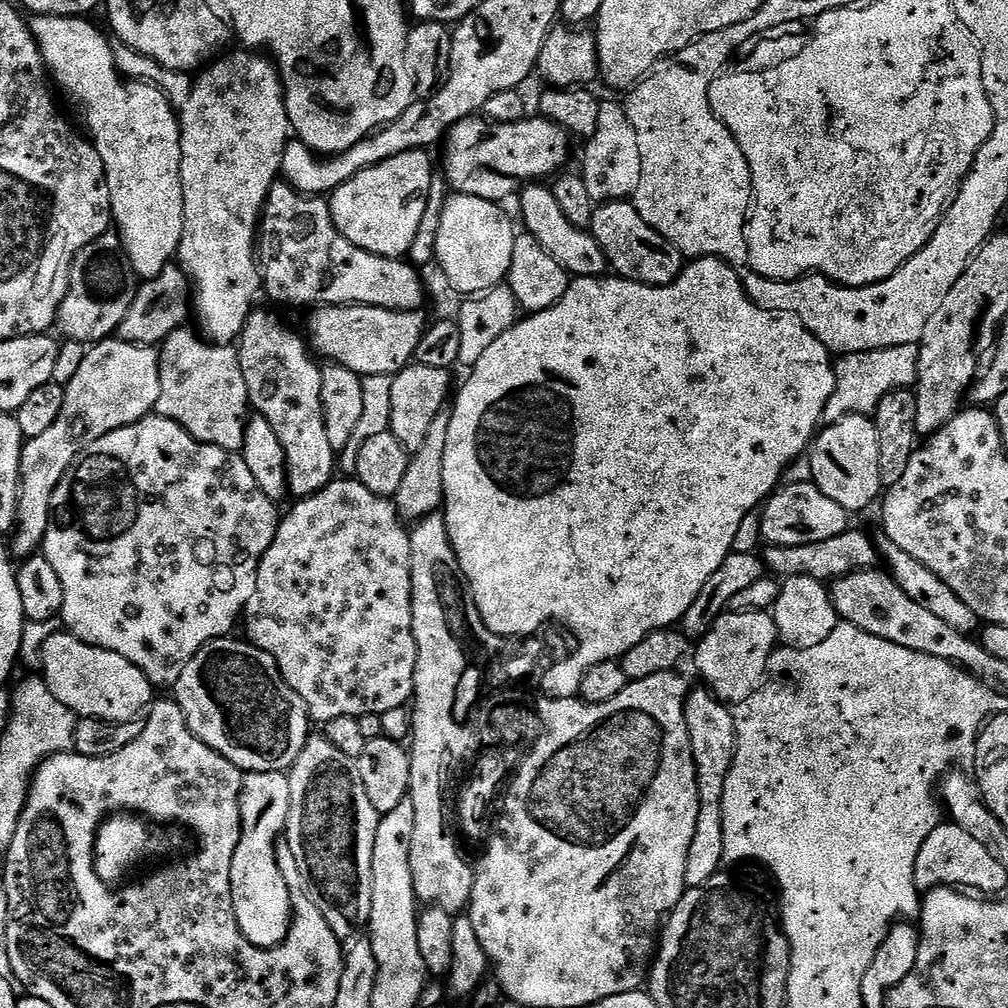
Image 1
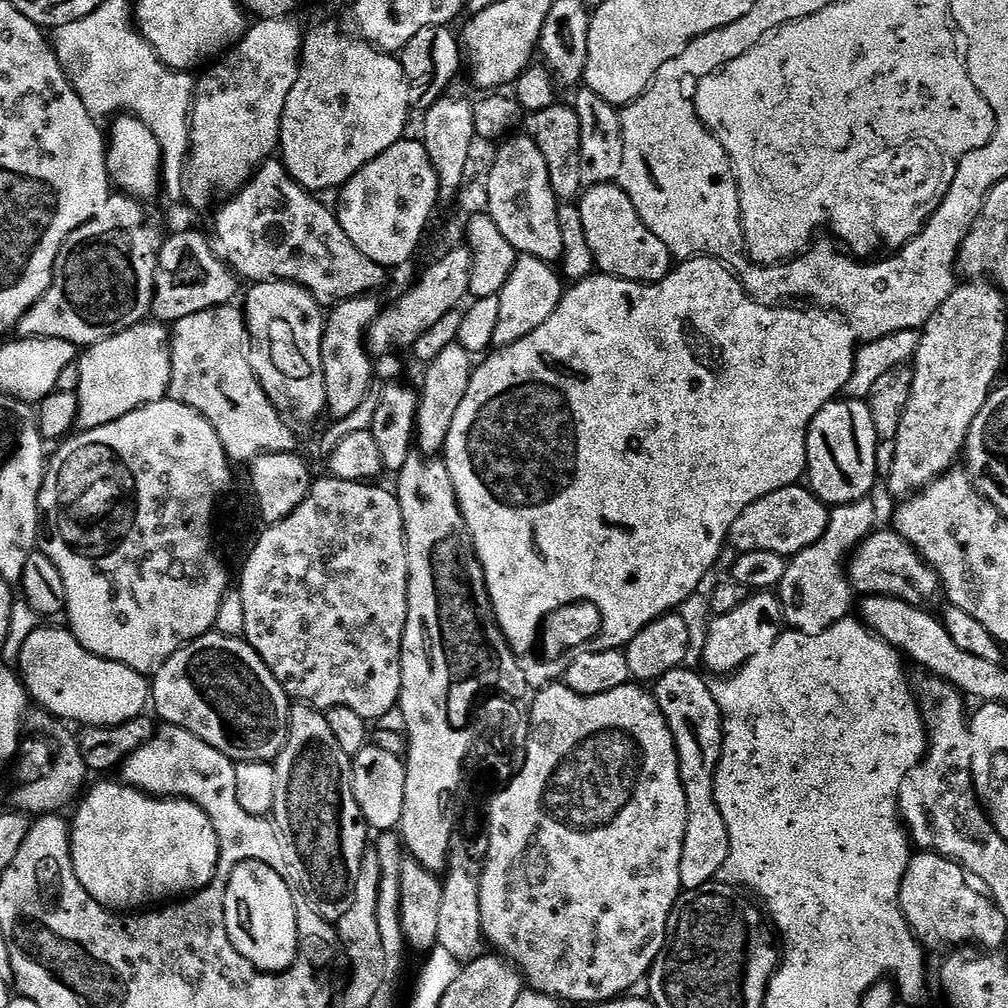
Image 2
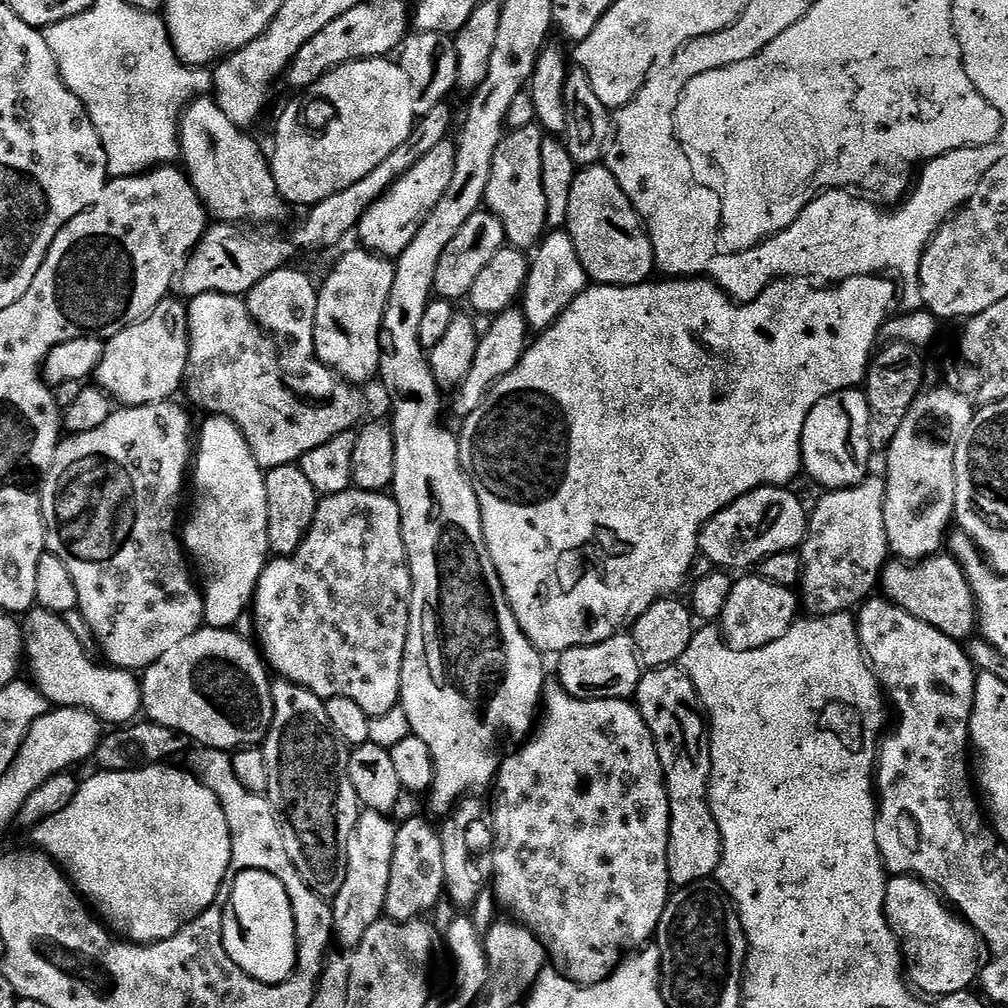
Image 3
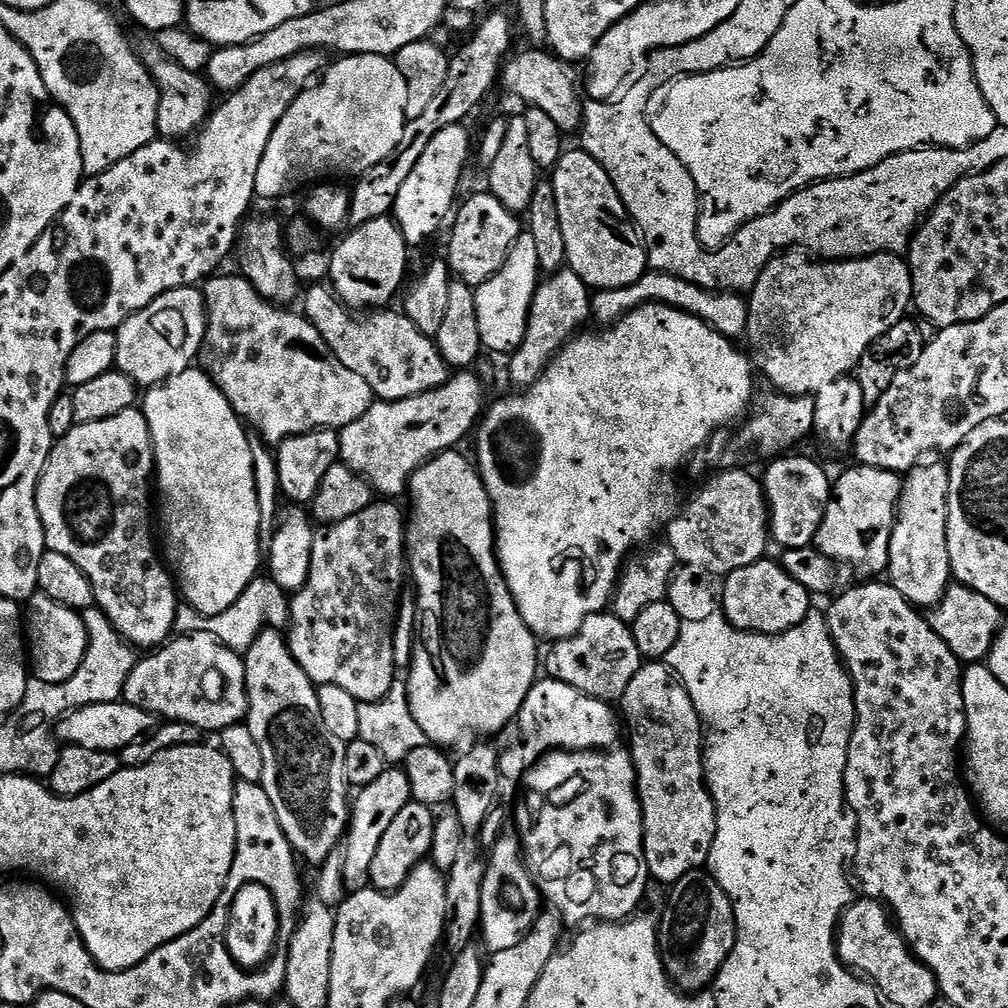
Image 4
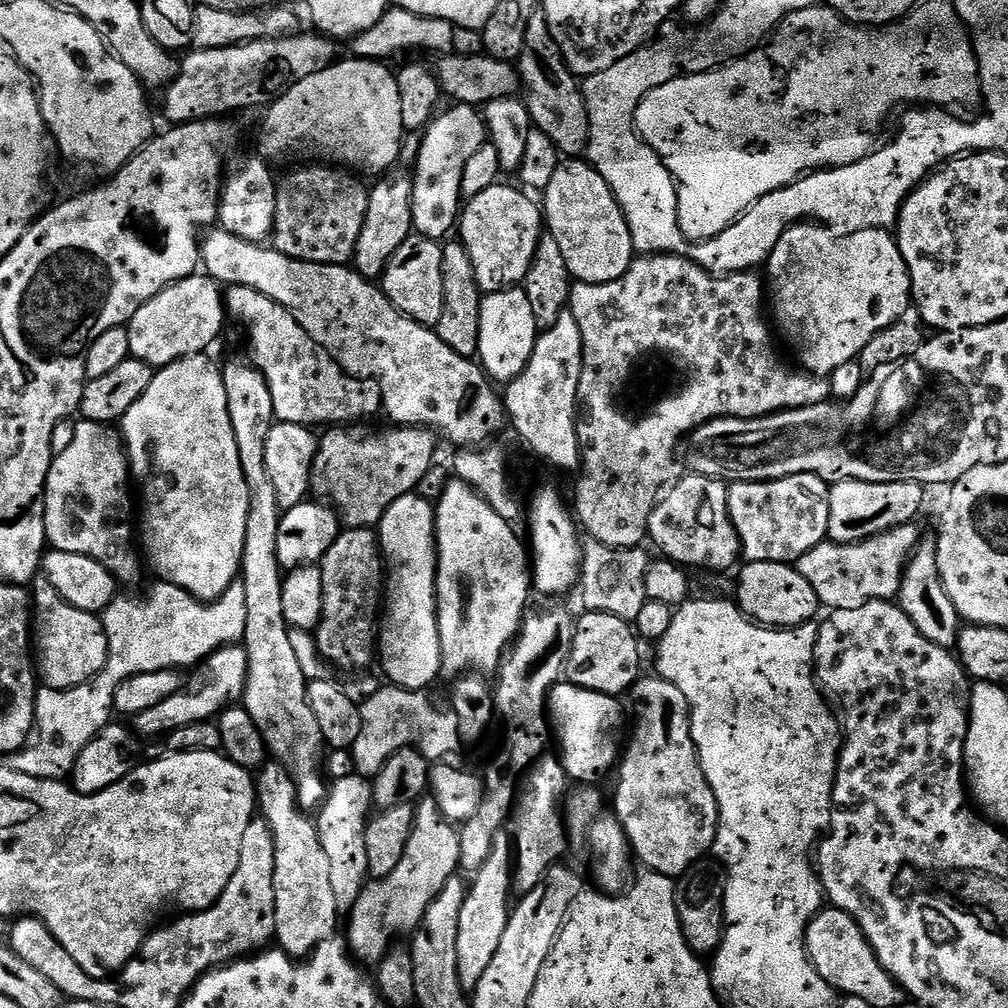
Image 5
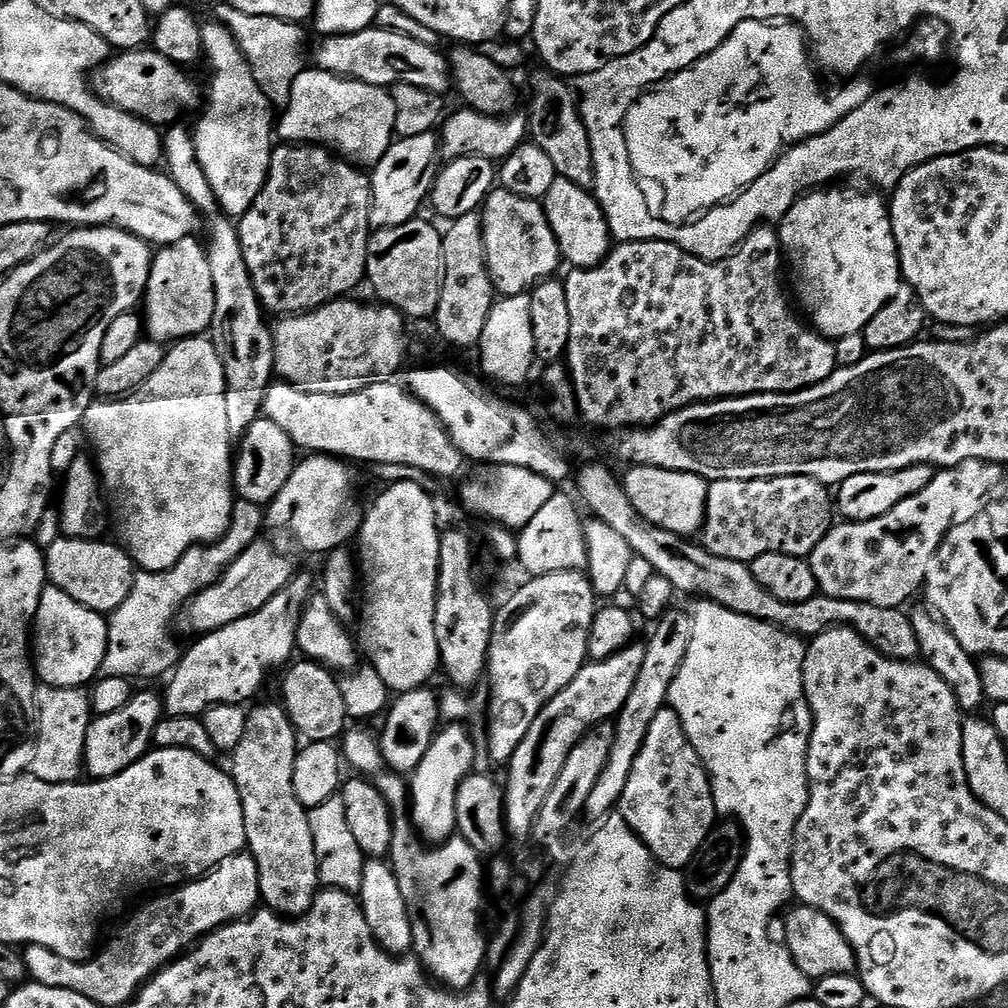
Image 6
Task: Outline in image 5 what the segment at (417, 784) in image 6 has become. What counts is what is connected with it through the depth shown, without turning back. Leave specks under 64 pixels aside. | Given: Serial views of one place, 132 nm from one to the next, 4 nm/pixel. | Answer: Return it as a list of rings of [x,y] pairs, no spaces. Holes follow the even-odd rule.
[[[431,798],[421,799],[420,802],[414,808],[402,860],[386,878],[369,879],[362,894],[358,894],[358,902],[354,902],[351,912],[347,913],[348,947],[361,965],[379,965],[380,959],[399,941],[396,940],[399,936],[407,937],[415,933],[430,902],[460,868],[459,831],[444,819]]]

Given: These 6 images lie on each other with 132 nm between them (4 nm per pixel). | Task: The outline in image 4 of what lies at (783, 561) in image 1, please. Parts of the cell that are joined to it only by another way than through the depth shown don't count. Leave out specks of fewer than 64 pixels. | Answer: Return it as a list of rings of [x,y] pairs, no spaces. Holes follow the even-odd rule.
[[[951,583],[948,585],[946,594],[940,601],[927,613],[928,625],[950,646],[952,653],[960,659],[961,665],[979,664],[987,661],[992,643],[996,640],[996,635],[1002,627],[1002,609],[986,594],[978,594],[978,590],[967,588],[965,584]]]

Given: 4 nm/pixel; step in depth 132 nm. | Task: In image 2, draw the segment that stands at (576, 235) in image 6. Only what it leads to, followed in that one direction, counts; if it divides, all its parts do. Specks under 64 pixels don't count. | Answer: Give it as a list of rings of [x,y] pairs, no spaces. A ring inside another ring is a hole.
[[[619,183],[593,184],[579,201],[582,227],[586,230],[586,246],[590,246],[592,263],[603,275],[633,280],[639,284],[656,284],[674,267],[674,258],[666,250],[666,242],[658,238],[638,218],[634,202],[620,189]]]

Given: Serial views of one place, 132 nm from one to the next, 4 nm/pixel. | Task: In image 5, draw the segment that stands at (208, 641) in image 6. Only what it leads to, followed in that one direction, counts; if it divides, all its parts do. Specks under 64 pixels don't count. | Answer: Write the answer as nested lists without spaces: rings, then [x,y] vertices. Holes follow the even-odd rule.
[[[225,646],[212,653],[206,661],[208,669],[204,672],[204,681],[193,688],[185,687],[175,692],[170,698],[158,702],[158,706],[150,706],[150,710],[142,710],[134,718],[134,731],[137,737],[164,738],[169,732],[182,726],[202,724],[219,717],[225,708],[235,705],[244,699],[244,687],[248,677],[248,650],[243,646]]]

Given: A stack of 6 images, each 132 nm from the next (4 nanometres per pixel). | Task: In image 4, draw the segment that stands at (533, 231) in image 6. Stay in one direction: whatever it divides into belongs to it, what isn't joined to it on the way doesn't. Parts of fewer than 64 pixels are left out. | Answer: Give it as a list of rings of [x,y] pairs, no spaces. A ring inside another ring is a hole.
[[[483,191],[455,209],[454,219],[451,221],[452,237],[448,240],[446,253],[453,277],[470,285],[473,290],[486,282],[506,262],[507,255],[522,231],[521,217],[502,206],[502,202],[498,202],[491,191]]]

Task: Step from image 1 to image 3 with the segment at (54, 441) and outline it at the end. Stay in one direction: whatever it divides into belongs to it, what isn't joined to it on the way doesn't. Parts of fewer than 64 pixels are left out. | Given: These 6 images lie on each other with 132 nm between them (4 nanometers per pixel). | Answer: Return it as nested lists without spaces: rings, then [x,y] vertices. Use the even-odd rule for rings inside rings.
[[[165,298],[149,316],[144,316],[138,323],[107,337],[102,362],[96,368],[94,380],[117,405],[137,408],[143,404],[163,404],[171,401],[176,391],[181,391],[188,361],[188,304],[180,298],[172,299]]]

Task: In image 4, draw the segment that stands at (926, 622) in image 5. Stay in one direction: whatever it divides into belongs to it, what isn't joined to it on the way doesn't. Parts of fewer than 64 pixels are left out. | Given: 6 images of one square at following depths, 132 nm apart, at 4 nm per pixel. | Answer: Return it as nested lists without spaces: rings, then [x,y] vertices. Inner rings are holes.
[[[924,462],[912,469],[903,477],[900,489],[900,503],[896,509],[896,525],[890,538],[888,551],[887,579],[892,587],[910,602],[917,610],[931,610],[943,598],[948,585],[953,583],[954,577],[950,566],[950,550],[946,538],[948,525],[948,495],[950,494],[950,478],[947,467],[943,463],[932,464]]]

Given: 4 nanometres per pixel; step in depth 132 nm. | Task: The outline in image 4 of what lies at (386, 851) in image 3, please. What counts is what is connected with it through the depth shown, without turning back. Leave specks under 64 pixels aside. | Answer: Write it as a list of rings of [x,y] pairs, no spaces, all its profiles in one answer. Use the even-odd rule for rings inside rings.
[[[400,766],[385,767],[383,774],[374,778],[374,782],[370,782],[355,793],[350,804],[350,823],[346,833],[346,843],[342,848],[344,887],[349,893],[369,887],[370,870],[374,866],[374,854],[378,854],[378,846],[381,845],[382,838],[385,837],[386,830],[390,827],[390,822],[394,822],[394,818],[398,818],[402,806],[410,803],[413,803],[410,778]]]

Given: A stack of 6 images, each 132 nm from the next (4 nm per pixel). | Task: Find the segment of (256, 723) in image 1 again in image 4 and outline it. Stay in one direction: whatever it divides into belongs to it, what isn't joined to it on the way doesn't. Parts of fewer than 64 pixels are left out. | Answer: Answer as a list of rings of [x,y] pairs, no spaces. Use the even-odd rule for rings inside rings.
[[[180,634],[148,655],[152,654],[145,660],[137,659],[124,687],[123,699],[127,703],[165,721],[194,726],[204,734],[219,734],[223,728],[239,724],[247,717],[248,686],[243,655],[227,648],[214,634]]]

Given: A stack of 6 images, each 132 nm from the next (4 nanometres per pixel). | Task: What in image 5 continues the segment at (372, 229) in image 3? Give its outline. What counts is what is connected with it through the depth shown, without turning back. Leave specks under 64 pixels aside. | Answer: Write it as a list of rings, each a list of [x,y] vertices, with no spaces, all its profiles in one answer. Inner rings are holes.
[[[453,103],[451,107],[452,108],[448,109],[445,107],[443,111],[423,129],[420,152],[416,155],[414,175],[412,176],[412,227],[419,235],[437,242],[443,241],[445,239],[443,236],[446,235],[451,228],[453,231],[453,229],[457,227],[462,211],[462,197],[460,195],[462,170],[466,166],[466,162],[469,158],[486,143],[486,125],[483,115],[470,104]]]

